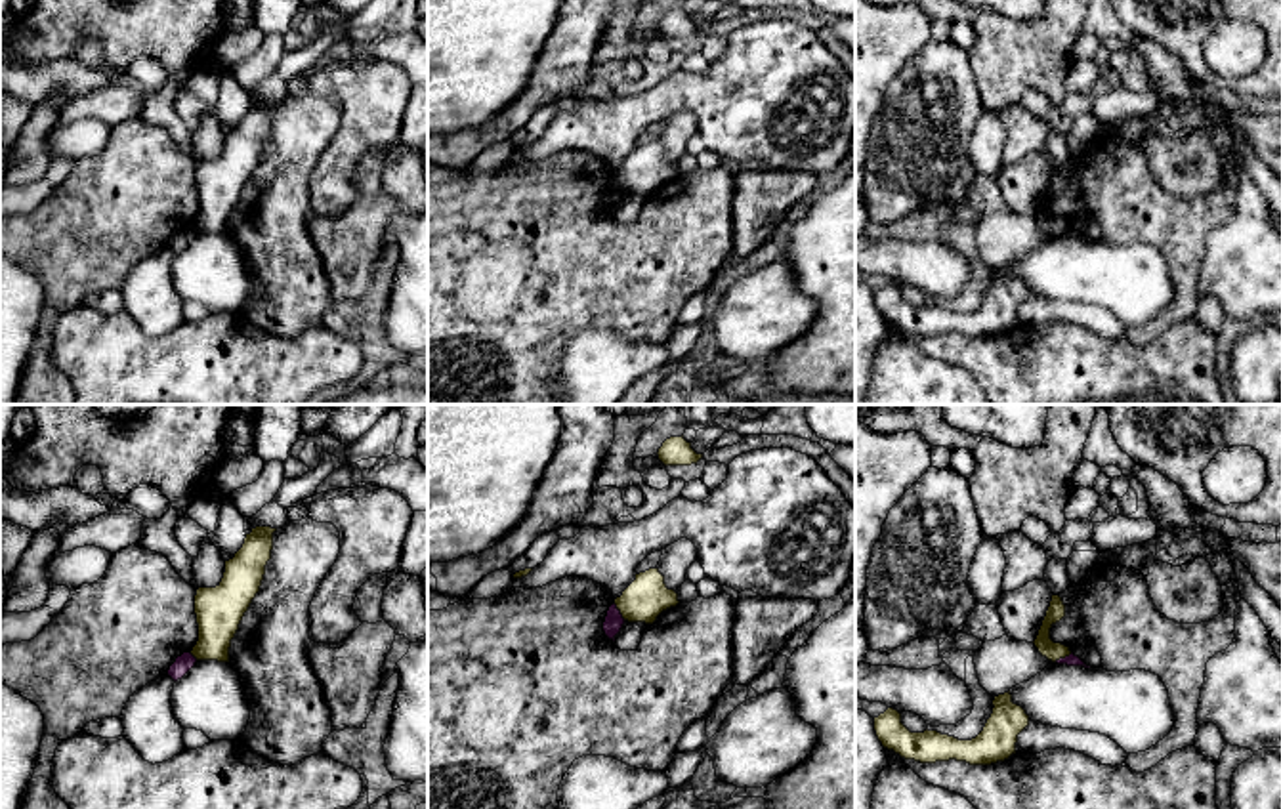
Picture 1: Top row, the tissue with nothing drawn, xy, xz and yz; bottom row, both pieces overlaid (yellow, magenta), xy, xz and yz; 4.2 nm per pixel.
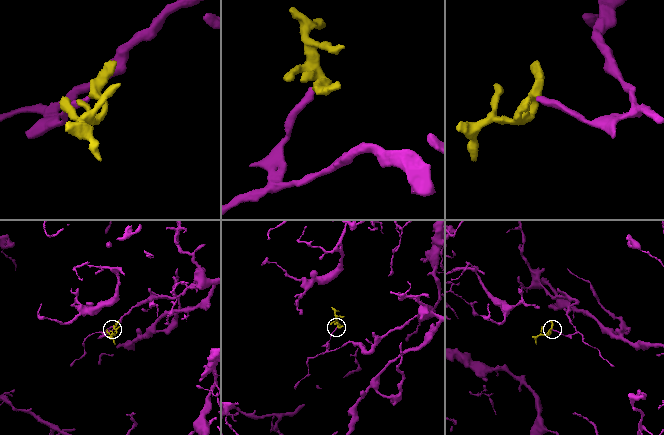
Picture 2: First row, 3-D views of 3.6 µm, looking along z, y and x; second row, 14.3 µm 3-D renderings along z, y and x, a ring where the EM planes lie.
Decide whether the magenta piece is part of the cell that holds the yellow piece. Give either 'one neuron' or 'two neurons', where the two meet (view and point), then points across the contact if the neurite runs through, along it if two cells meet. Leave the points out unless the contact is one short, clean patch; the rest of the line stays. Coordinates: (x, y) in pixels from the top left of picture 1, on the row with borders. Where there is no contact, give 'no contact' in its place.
two neurons; meets yellow in xz at (619, 609); border along xz (613, 603), (625, 619)

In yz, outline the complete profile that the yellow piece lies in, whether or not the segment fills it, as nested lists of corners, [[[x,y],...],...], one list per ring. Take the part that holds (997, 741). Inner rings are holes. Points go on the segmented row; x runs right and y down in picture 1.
[[[1010,691],[995,696],[993,706],[983,731],[972,740],[958,740],[928,729],[911,733],[893,708],[874,717],[874,731],[884,748],[905,759],[920,763],[956,759],[970,765],[991,765],[1016,754],[1018,735],[1029,725],[1029,716],[1012,702]]]

